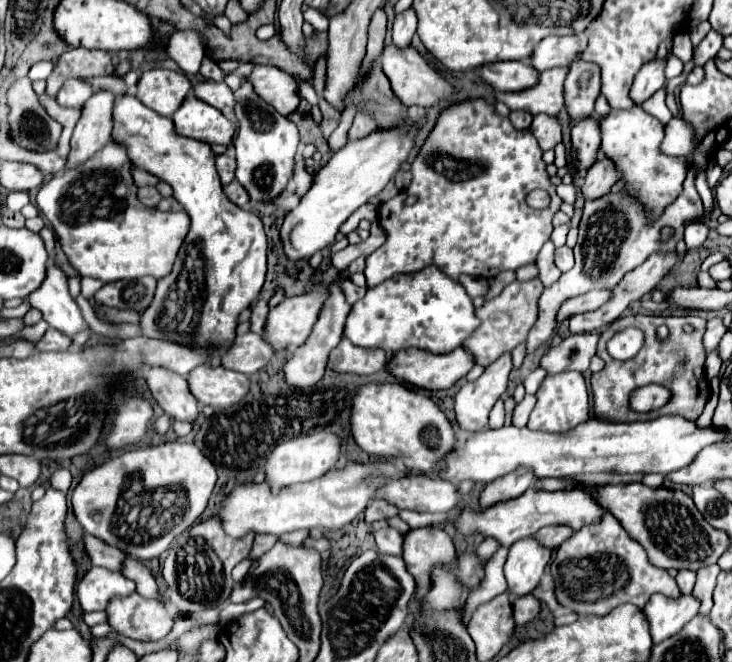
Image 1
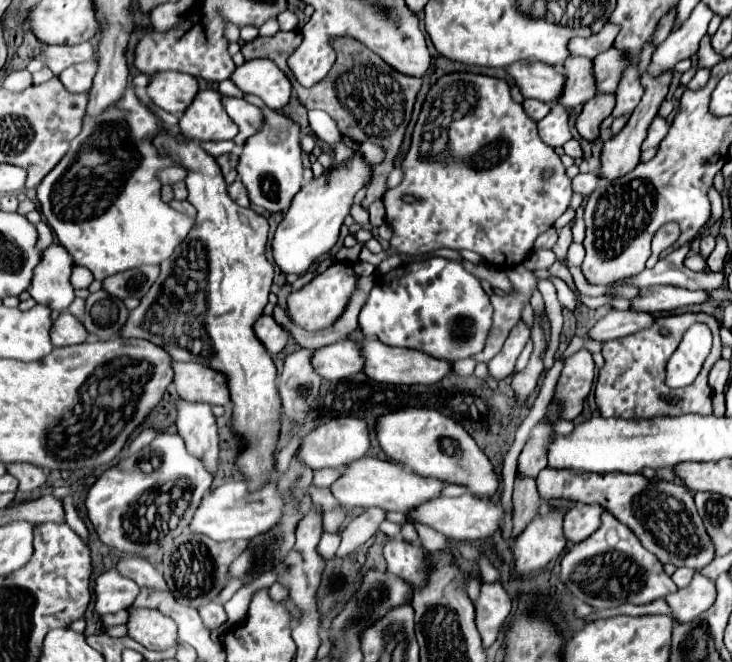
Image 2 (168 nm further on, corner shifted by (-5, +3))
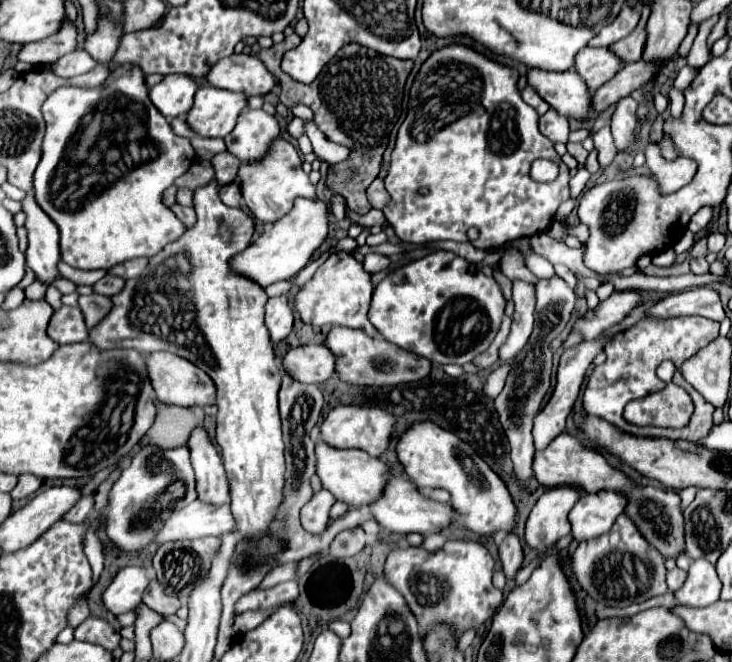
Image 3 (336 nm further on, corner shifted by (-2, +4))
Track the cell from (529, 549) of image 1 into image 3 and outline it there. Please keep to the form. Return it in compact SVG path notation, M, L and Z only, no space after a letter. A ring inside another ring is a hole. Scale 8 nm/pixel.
M557 486L549 488L533 506L527 528L525 528L525 540L531 548L543 550L563 536L571 532L569 524L569 510L579 500L581 492L577 486Z

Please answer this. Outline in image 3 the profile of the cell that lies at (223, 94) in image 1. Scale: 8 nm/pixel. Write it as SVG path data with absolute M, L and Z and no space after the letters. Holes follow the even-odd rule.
M245 110L237 126L225 136L225 146L241 162L259 162L271 150L271 144L281 138L279 122L263 110Z

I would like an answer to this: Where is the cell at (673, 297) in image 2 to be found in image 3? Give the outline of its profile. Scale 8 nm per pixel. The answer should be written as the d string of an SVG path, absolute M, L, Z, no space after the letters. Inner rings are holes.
M615 290L607 300L599 302L595 310L585 312L571 328L571 332L579 332L583 340L591 340L599 336L599 332L605 332L607 328L615 326L623 318L631 314L631 310L639 304L641 296L633 290L619 292Z

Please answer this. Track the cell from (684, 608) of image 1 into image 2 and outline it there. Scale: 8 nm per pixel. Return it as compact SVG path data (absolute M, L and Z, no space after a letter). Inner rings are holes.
M694 575L692 583L686 589L678 589L666 597L668 607L672 609L674 625L690 623L700 613L704 613L716 599L716 587L710 579L702 579L702 575Z

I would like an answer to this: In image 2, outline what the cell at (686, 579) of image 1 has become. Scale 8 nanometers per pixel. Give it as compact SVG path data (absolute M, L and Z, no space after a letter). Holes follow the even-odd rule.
M682 567L682 569L676 569L674 575L672 575L672 581L678 585L678 587L688 587L692 577L694 577L694 569L688 569L688 567Z

